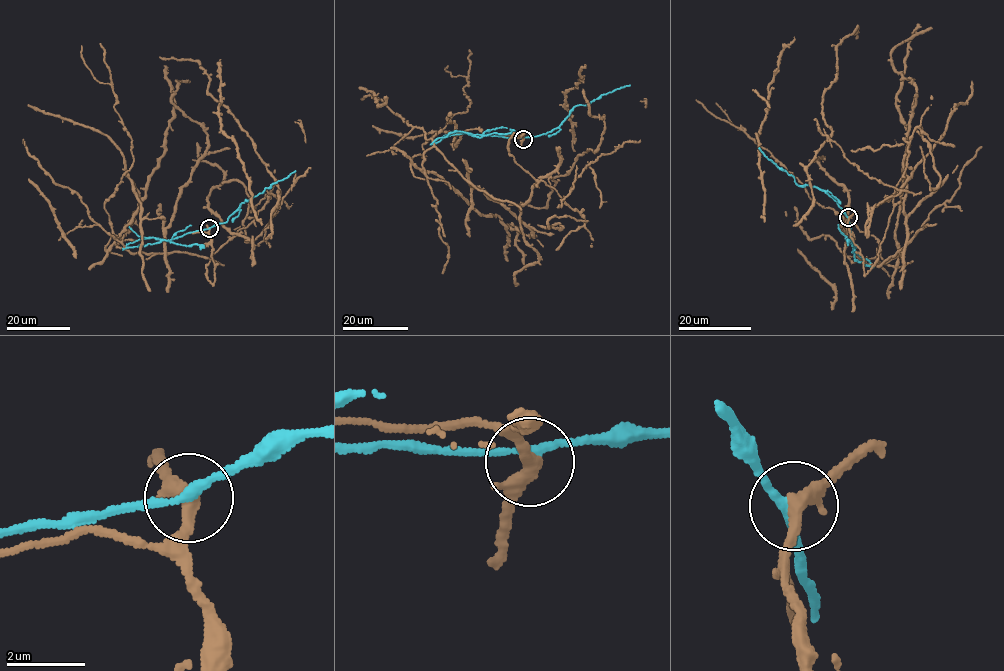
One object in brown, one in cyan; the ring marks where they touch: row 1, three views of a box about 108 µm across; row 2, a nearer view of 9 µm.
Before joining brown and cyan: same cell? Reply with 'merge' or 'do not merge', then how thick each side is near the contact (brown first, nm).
do not merge | 360/200 nm

